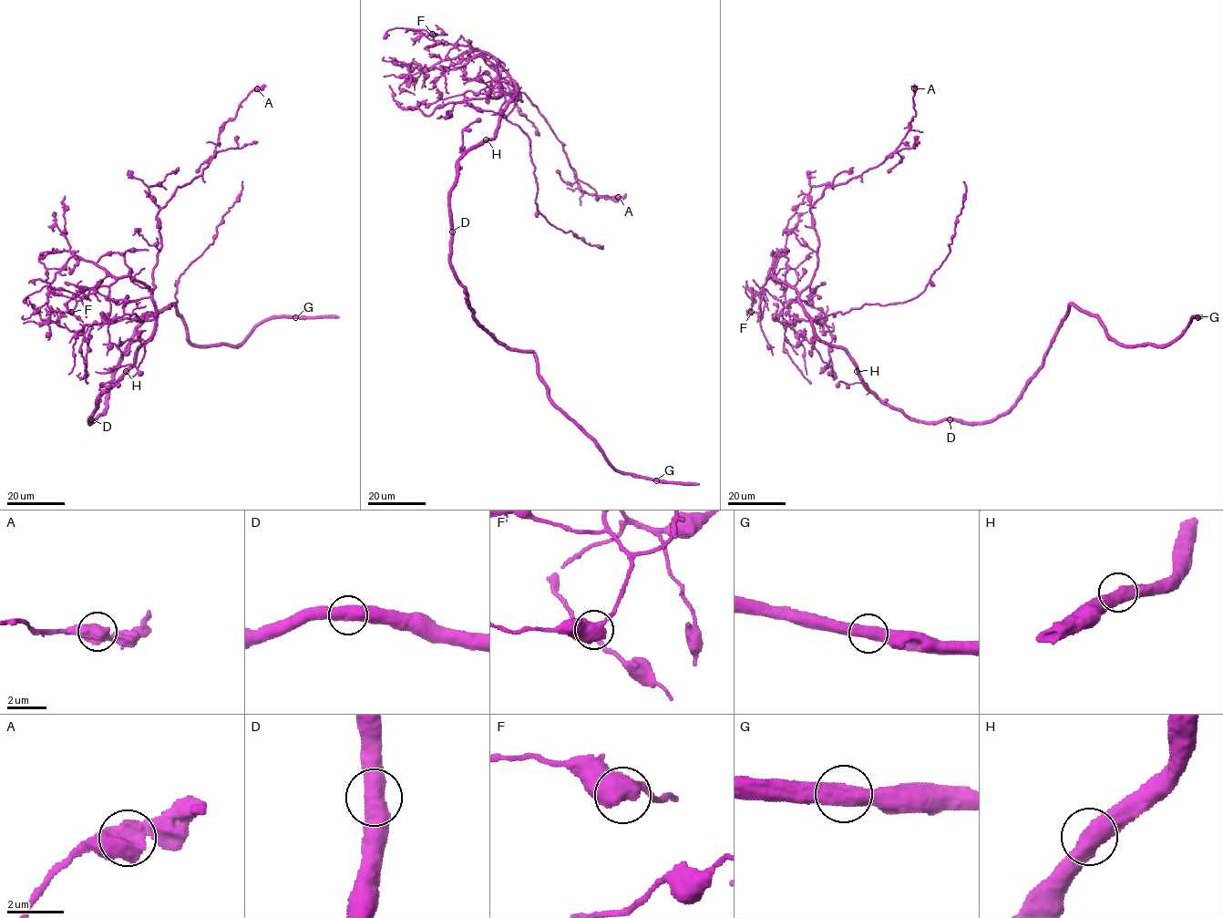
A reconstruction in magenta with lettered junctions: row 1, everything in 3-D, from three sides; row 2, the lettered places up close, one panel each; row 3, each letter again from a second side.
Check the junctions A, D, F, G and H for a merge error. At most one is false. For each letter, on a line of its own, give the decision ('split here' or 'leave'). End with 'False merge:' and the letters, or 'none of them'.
A: leave
D: leave
F: leave
G: leave
H: leave
False merge: none of them

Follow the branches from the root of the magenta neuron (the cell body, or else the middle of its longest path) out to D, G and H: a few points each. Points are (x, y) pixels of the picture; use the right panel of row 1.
D: (909, 419), (927, 422), (950, 419)
G: (909, 419), (981, 423), (1002, 416), (1041, 365), (1071, 304), (1090, 313), (1124, 345), (1167, 345), (1197, 316)
H: (909, 419), (900, 411), (881, 403), (868, 389), (857, 371)

